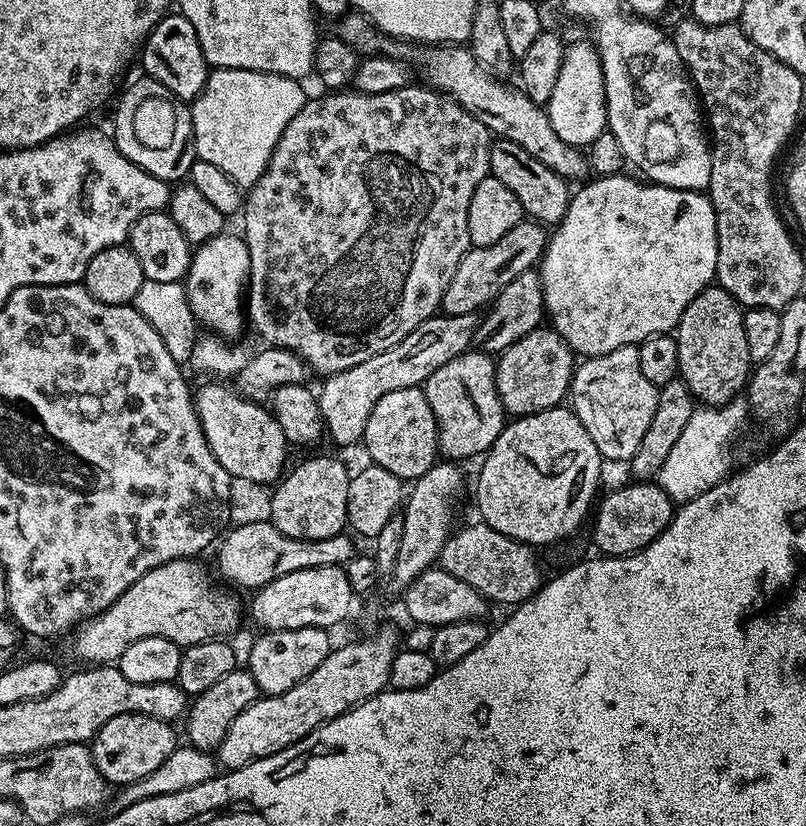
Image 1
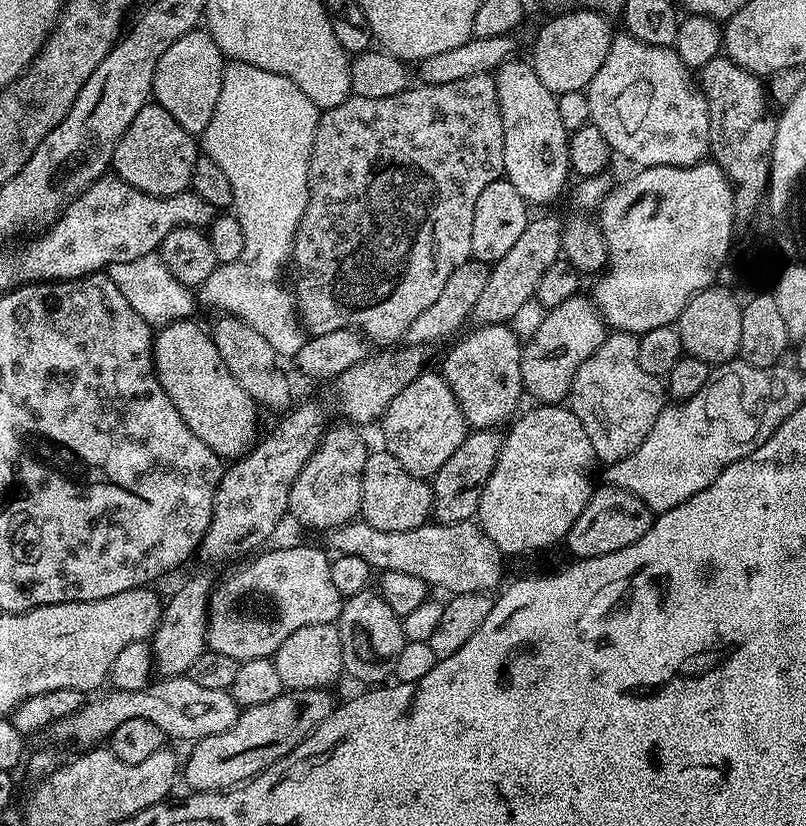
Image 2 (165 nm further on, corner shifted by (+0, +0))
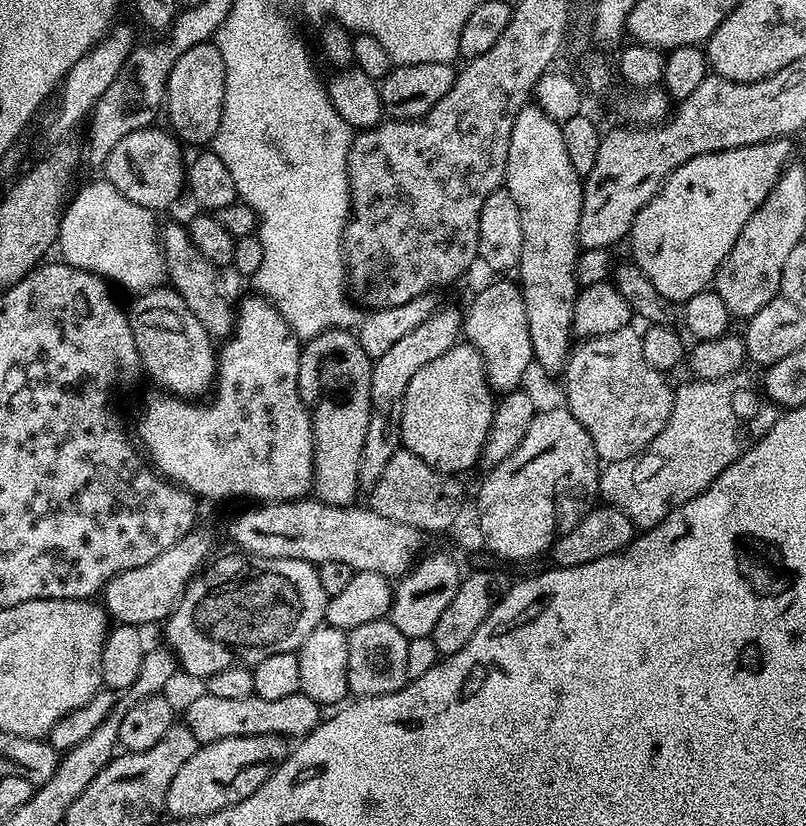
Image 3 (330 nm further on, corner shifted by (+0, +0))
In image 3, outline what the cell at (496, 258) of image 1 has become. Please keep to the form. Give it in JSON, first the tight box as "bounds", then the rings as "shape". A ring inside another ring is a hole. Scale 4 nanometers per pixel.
{"bounds":[360,307,464,490],"shape":[[[437,307],[436,312],[418,326],[406,338],[394,342],[386,354],[375,357],[372,365],[372,413],[370,426],[366,430],[366,446],[362,446],[363,466],[360,467],[360,487],[371,490],[378,478],[382,478],[382,470],[396,452],[401,451],[400,435],[402,434],[402,402],[406,398],[406,386],[410,386],[410,378],[426,366],[426,362],[434,362],[438,354],[446,354],[453,346],[461,343],[464,316],[456,308]]]}

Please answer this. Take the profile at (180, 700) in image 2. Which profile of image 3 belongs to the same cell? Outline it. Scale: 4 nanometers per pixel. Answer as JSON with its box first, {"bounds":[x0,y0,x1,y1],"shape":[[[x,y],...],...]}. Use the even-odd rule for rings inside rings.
{"bounds":[182,692,322,744],"shape":[[[303,692],[290,694],[290,698],[278,698],[274,702],[266,702],[266,698],[258,698],[254,694],[246,698],[214,698],[207,694],[199,694],[182,712],[183,723],[196,736],[200,744],[218,742],[222,738],[238,738],[239,736],[265,736],[274,734],[285,738],[303,738],[320,725],[322,719],[321,705],[315,704]]]}

